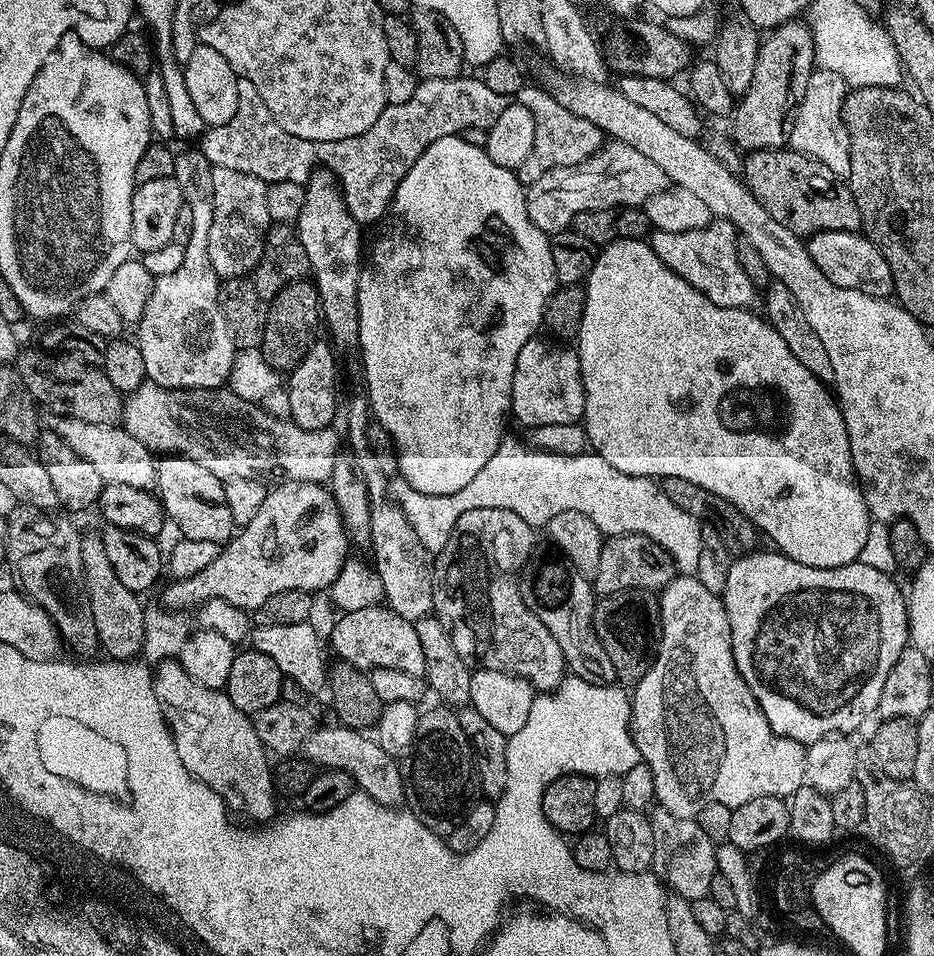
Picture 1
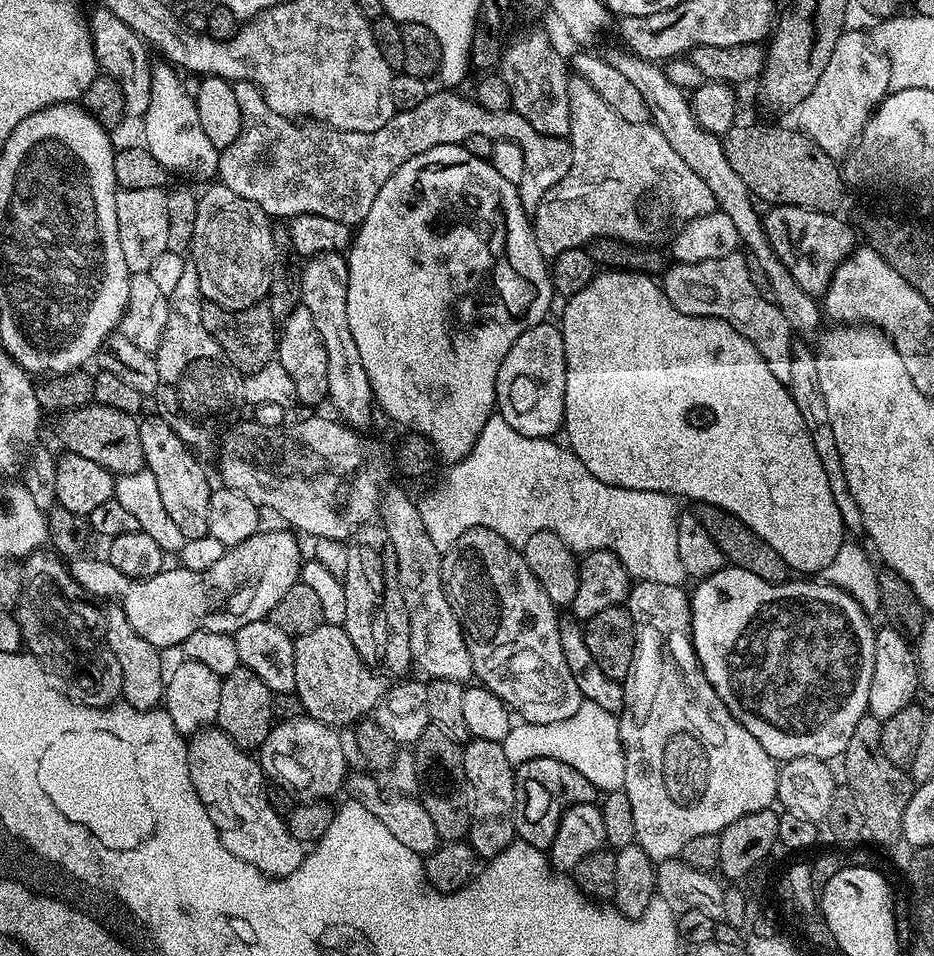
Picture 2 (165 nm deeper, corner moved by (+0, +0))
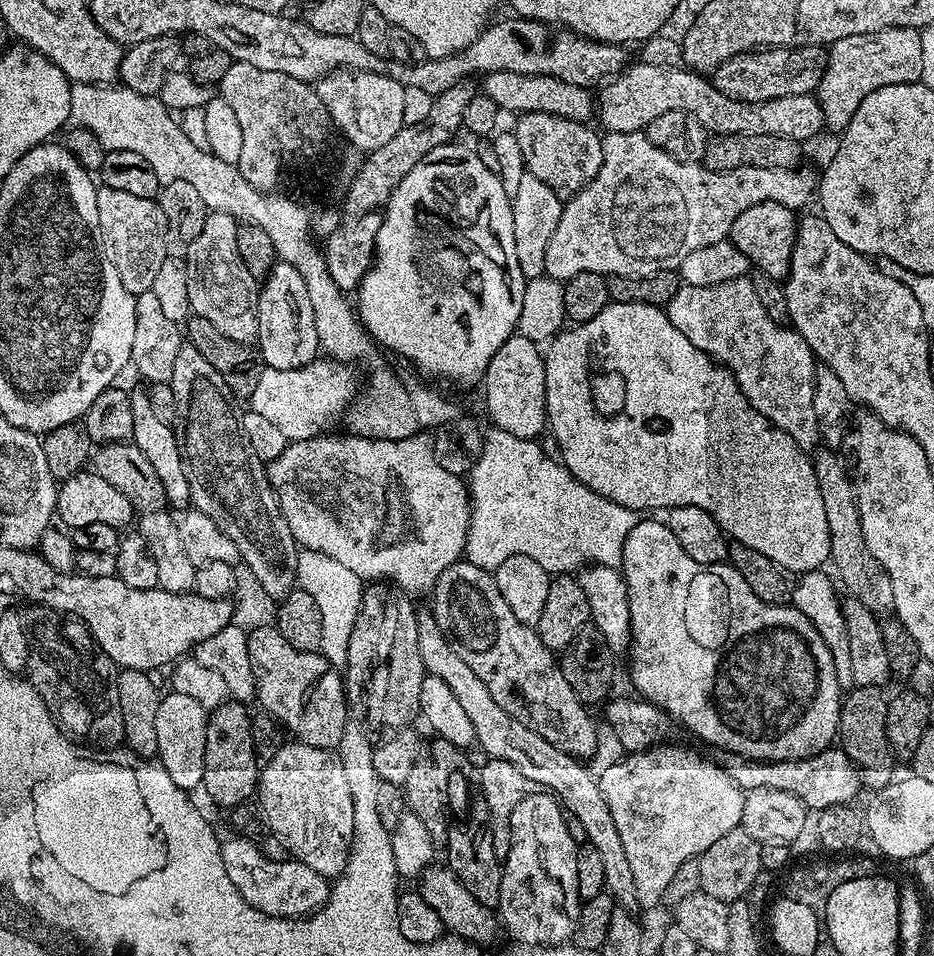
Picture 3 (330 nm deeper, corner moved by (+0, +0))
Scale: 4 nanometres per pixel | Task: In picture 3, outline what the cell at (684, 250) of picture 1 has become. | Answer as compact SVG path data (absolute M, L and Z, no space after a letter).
M748 276L722 282L718 286L690 286L681 283L677 293L666 305L666 311L670 322L674 322L674 326L682 330L682 334L686 334L686 338L690 338L690 342L694 342L698 350L702 350L731 372L742 394L748 399L750 406L758 410L758 414L765 416L775 428L790 434L790 438L794 438L794 442L801 448L812 450L817 447L816 440L818 444L821 439L814 406L818 361L795 328L774 322L774 318L766 314L762 302L758 302L758 294L754 294L754 286Z

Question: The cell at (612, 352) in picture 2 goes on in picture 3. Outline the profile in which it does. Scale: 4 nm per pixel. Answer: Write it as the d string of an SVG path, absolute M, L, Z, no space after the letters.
M609 302L602 310L590 318L590 322L568 326L563 329L547 345L544 357L546 370L546 410L547 427L552 428L552 436L560 447L559 459L565 468L578 478L594 494L602 494L602 498L610 498L610 502L618 502L618 506L631 508L637 514L644 514L647 508L661 508L667 510L678 506L698 506L698 510L706 510L718 522L725 536L737 544L750 546L750 550L758 550L758 554L766 554L766 558L780 567L785 573L803 574L823 569L829 563L832 551L830 550L830 525L826 523L826 510L822 507L822 490L818 490L818 478L812 469L812 460L809 453L790 438L780 428L772 423L754 406L750 406L748 399L742 394L738 382L723 364L717 364L682 330L670 322L667 311L663 307L636 302Z

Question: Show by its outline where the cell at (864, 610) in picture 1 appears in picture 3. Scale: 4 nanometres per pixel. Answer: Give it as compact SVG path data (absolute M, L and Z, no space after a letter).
M637 519L634 530L626 534L626 542L622 546L622 558L620 559L619 571L624 578L624 584L628 587L629 602L629 626L630 650L632 648L632 660L636 665L632 668L632 684L637 688L643 699L659 706L669 717L681 720L694 735L700 740L705 740L708 744L713 744L716 748L725 748L723 751L737 756L747 756L749 760L801 760L807 756L813 756L826 749L837 739L840 726L840 705L842 703L842 689L838 682L838 670L834 666L832 652L822 642L822 634L812 625L812 620L805 616L800 616L800 680L788 680L788 664L780 660L784 652L780 649L780 644L776 641L776 632L772 629L773 605L762 602L754 590L738 574L738 570L732 567L731 563L722 564L699 564L682 550L682 545L674 534L670 534L667 523L660 520Z

